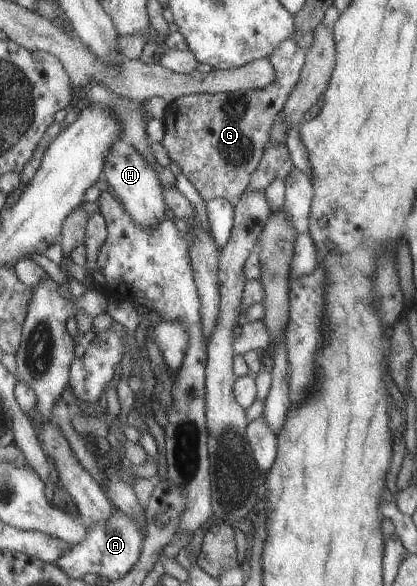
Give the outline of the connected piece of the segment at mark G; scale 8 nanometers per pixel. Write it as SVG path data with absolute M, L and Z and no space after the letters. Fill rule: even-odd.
M290 38L280 41L267 55L267 60L274 69L274 78L265 88L213 94L198 92L180 96L166 104L162 117L165 132L159 143L164 147L169 161L179 166L179 171L195 187L205 203L214 198L224 198L234 205L245 194L253 171L260 165L266 142L269 142L269 131L274 118L280 113L299 81L301 67L305 62L305 51L305 48L298 47Z

